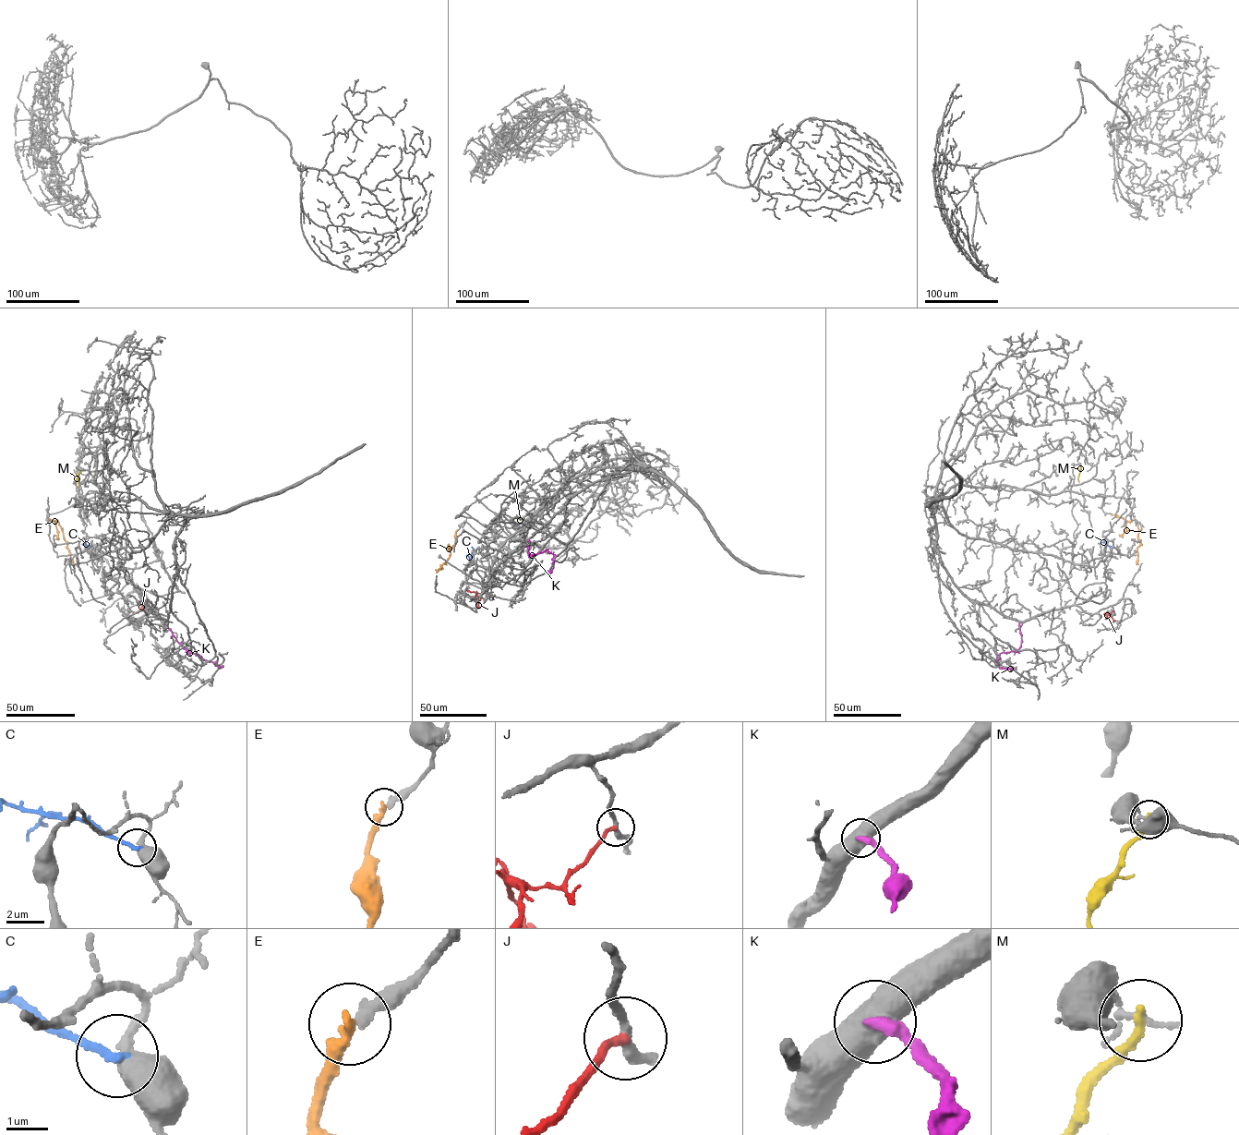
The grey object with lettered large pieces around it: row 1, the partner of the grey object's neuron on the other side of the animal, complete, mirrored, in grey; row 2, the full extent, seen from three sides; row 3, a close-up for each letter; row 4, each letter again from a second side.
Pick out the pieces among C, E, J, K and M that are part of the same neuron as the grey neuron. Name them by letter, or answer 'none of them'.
none of them

